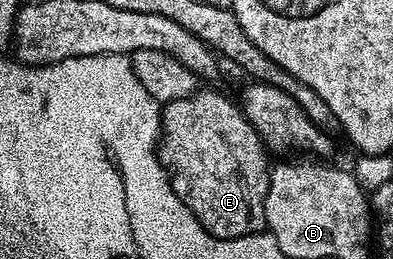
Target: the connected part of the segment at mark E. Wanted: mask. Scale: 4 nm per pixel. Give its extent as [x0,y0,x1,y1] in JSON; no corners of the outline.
[157,90,271,238]

